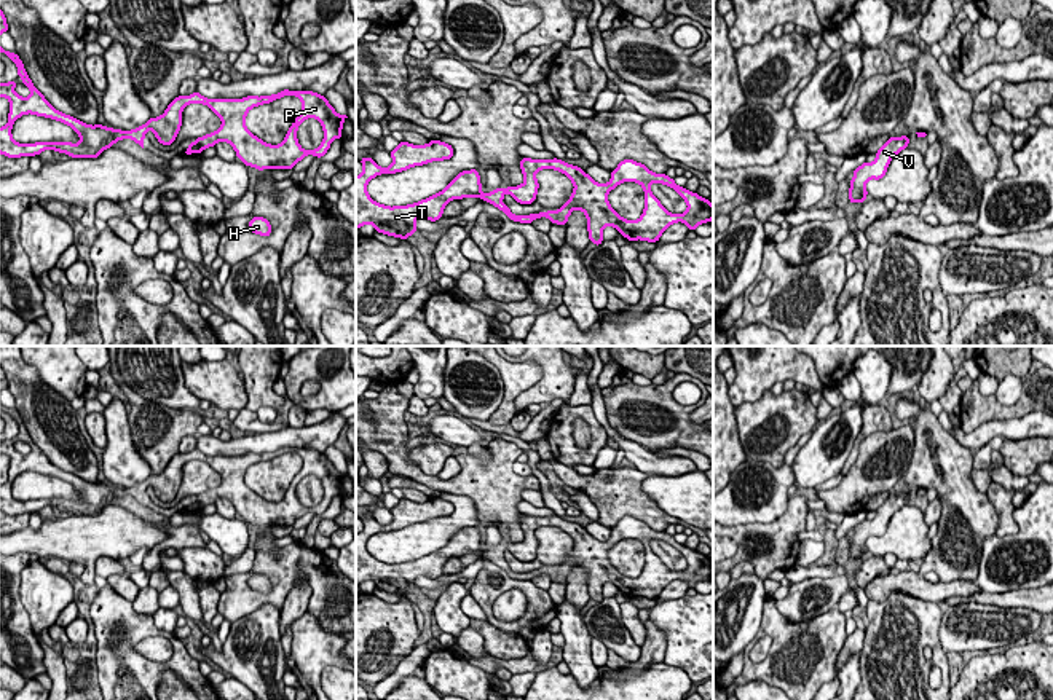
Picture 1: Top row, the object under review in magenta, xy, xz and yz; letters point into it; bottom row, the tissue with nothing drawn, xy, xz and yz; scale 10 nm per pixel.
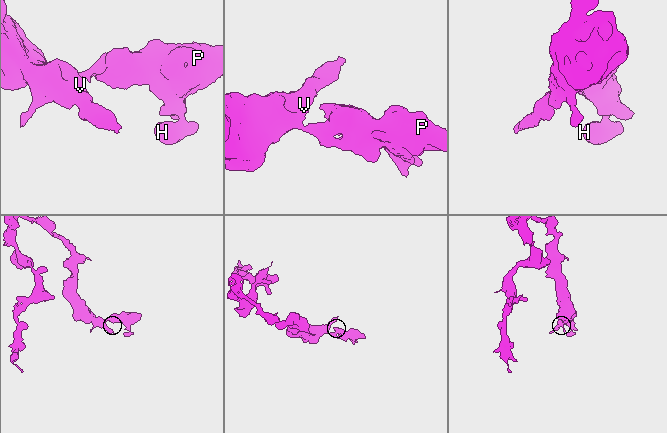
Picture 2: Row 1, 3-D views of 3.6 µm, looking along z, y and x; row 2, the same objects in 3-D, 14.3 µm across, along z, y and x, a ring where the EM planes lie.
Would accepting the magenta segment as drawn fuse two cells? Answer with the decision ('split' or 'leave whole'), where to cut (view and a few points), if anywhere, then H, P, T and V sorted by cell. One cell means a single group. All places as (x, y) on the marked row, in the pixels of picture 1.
leave whole; cut none; groups H P T V

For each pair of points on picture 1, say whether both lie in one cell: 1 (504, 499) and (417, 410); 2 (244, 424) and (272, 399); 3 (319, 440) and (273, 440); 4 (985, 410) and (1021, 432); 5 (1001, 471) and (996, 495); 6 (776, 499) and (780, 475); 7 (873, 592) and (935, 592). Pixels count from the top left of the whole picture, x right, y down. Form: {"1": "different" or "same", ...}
{"1": "different", "2": "different", "3": "same", "4": "different", "5": "different", "6": "same", "7": "same"}

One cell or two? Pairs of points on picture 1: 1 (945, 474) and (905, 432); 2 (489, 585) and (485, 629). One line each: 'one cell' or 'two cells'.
1: two cells
2: two cells

